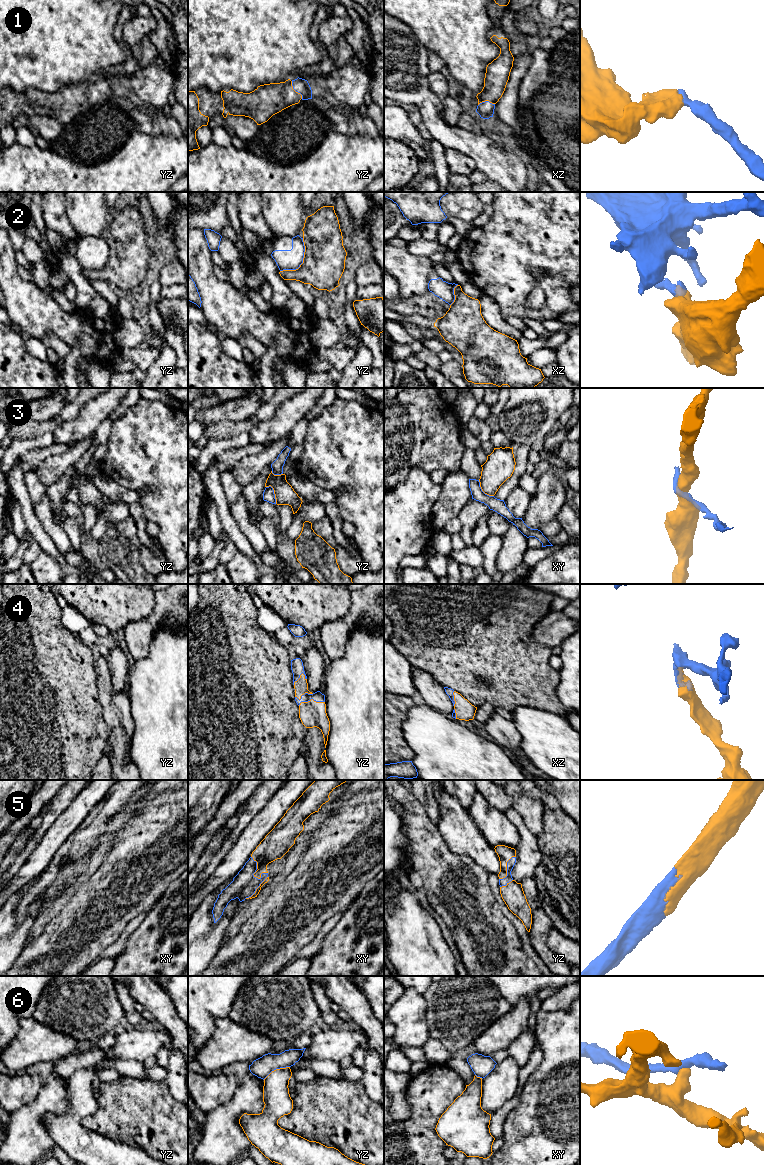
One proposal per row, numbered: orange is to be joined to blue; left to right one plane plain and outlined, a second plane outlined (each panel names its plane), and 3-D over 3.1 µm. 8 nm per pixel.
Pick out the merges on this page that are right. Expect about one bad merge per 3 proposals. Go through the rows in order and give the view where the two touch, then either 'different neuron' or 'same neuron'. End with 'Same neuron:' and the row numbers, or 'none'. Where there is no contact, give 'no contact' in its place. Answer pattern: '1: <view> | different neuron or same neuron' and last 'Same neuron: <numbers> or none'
1: yz | same neuron
2: yz | different neuron
3: yz | different neuron
4: yz | same neuron
5: yz | same neuron
6: yz | different neuron
Same neuron: 1, 4, 5

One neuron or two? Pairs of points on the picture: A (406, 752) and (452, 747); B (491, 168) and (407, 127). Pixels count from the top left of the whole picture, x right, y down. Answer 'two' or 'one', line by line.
A: two
B: two

